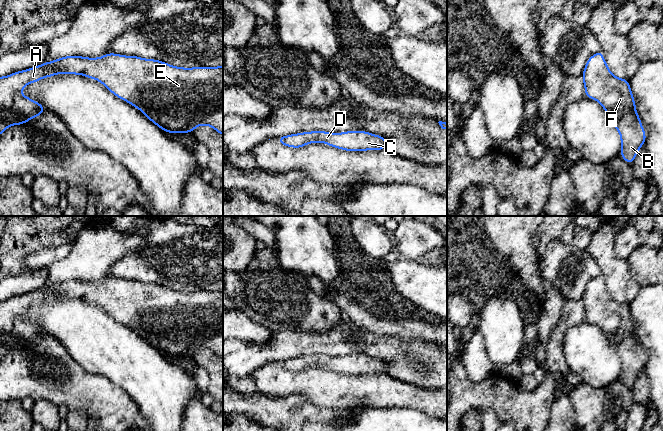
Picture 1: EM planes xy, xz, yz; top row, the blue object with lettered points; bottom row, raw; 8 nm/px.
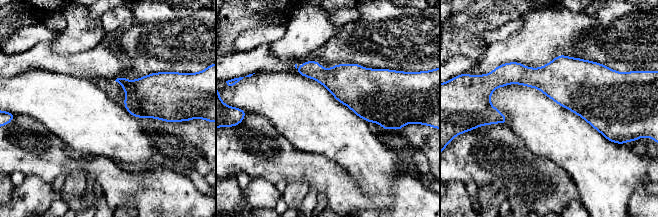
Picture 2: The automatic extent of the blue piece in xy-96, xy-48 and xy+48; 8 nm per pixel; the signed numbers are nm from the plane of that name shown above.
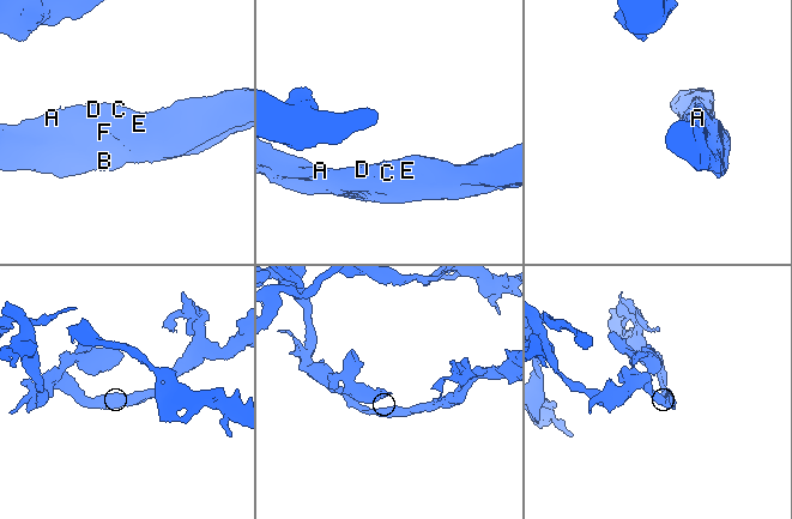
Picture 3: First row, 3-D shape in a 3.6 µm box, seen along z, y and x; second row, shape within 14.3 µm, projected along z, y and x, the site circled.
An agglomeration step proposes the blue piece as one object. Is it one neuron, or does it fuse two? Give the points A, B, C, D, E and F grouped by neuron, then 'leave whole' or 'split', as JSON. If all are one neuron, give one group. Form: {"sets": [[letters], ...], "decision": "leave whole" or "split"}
{"sets": [["A", "B", "C", "D", "E", "F"]], "decision": "leave whole"}

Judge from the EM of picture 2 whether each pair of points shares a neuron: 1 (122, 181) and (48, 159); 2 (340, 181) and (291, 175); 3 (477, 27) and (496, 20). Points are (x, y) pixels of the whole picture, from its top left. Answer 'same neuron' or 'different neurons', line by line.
1: same neuron
2: same neuron
3: same neuron

